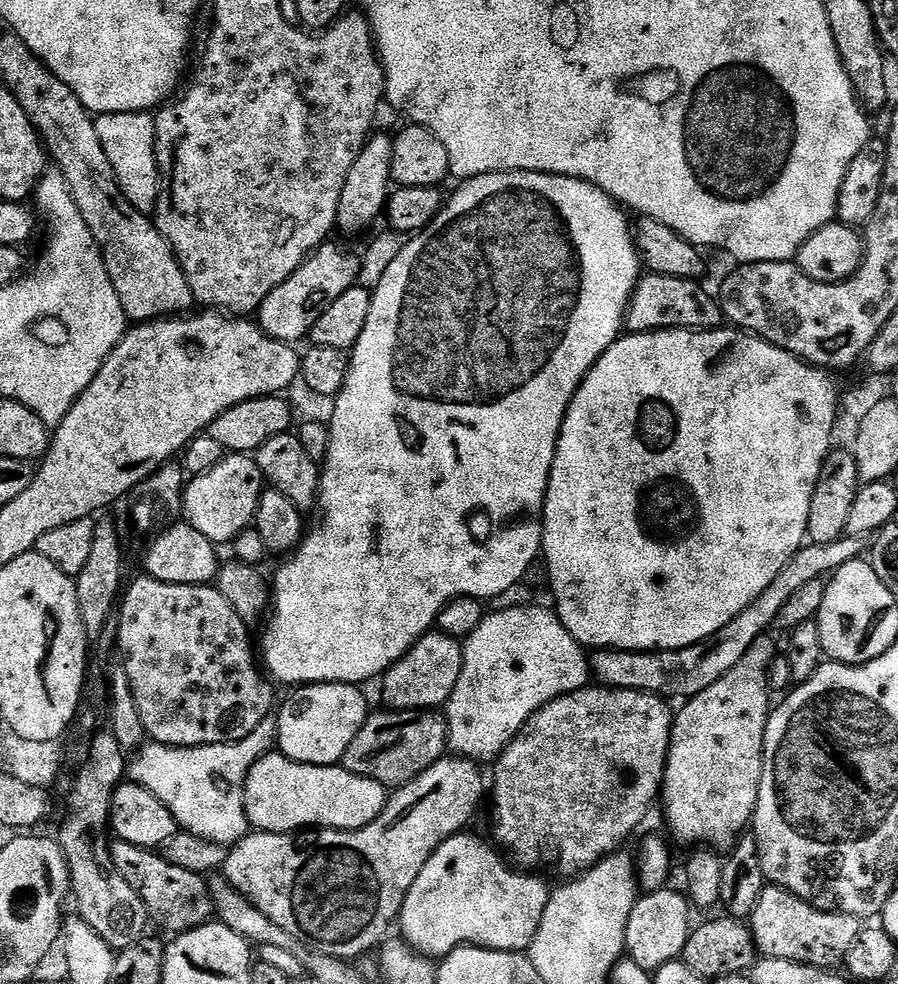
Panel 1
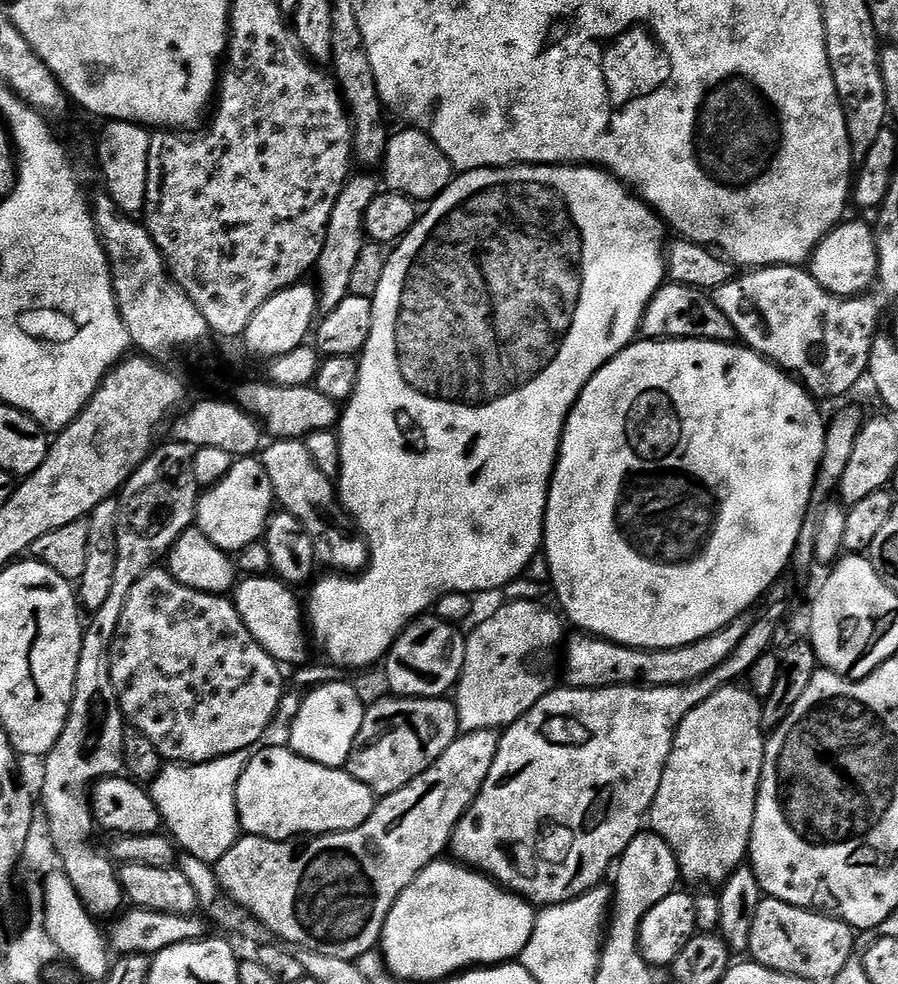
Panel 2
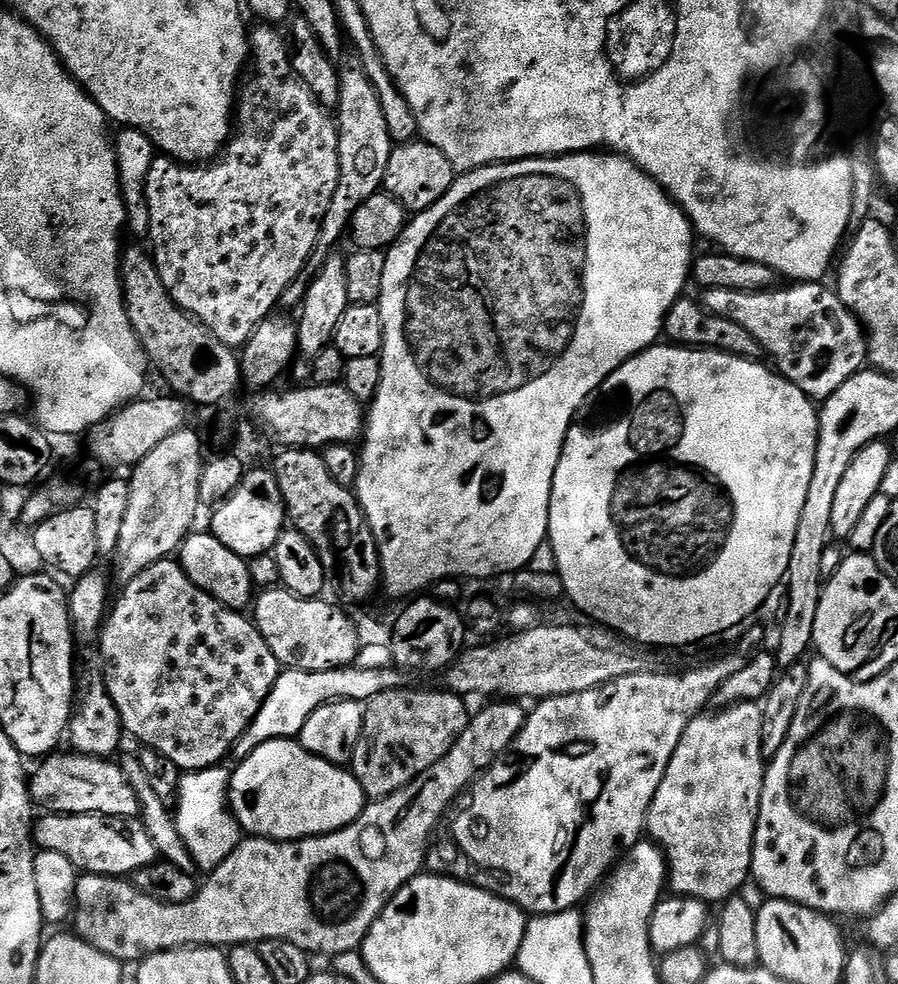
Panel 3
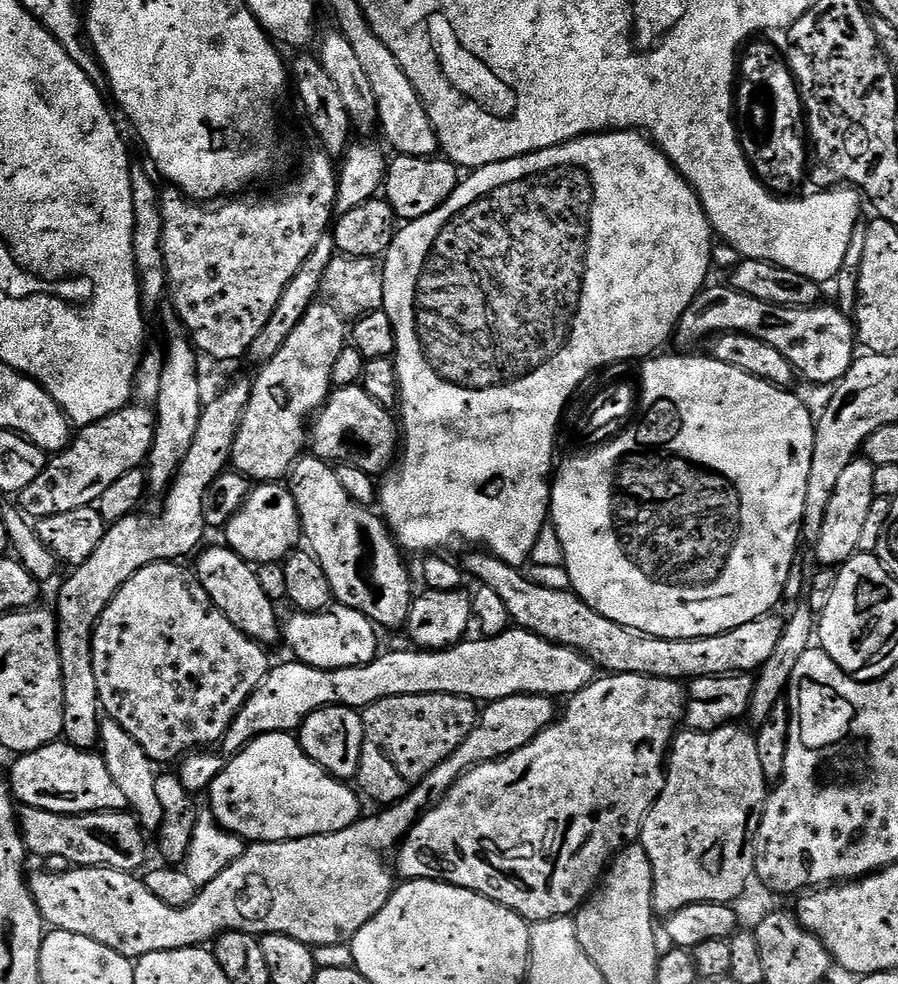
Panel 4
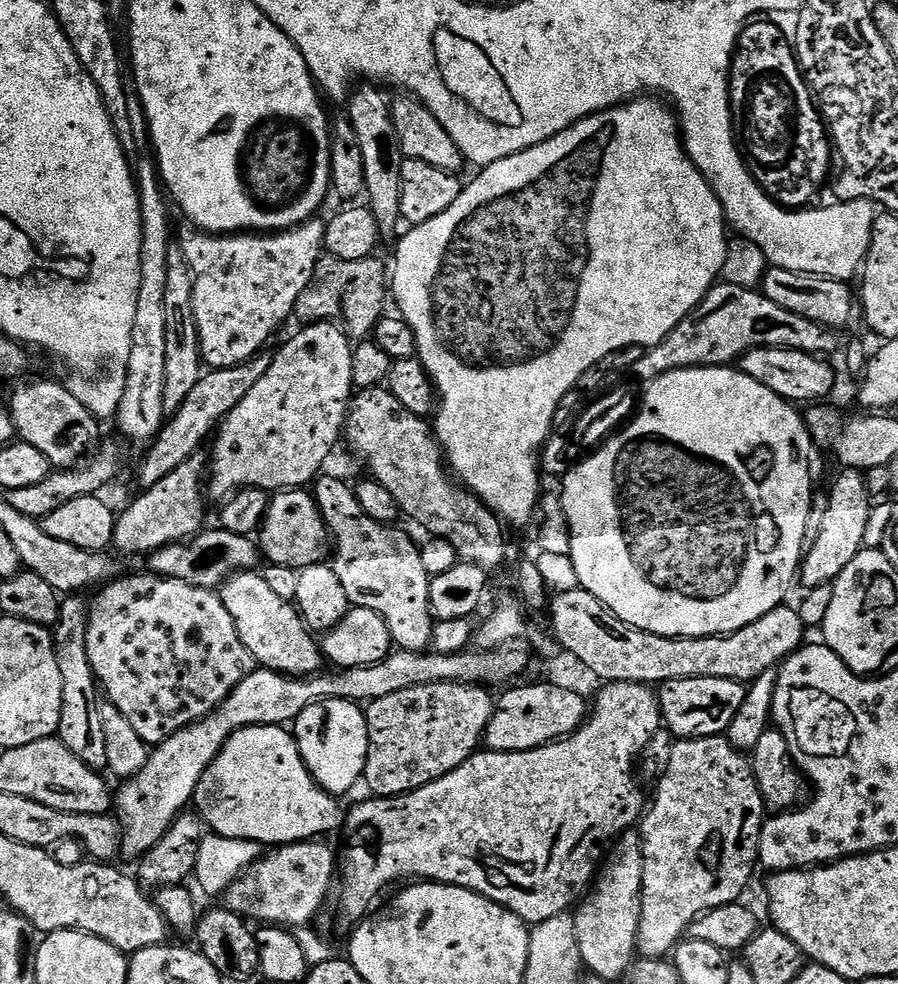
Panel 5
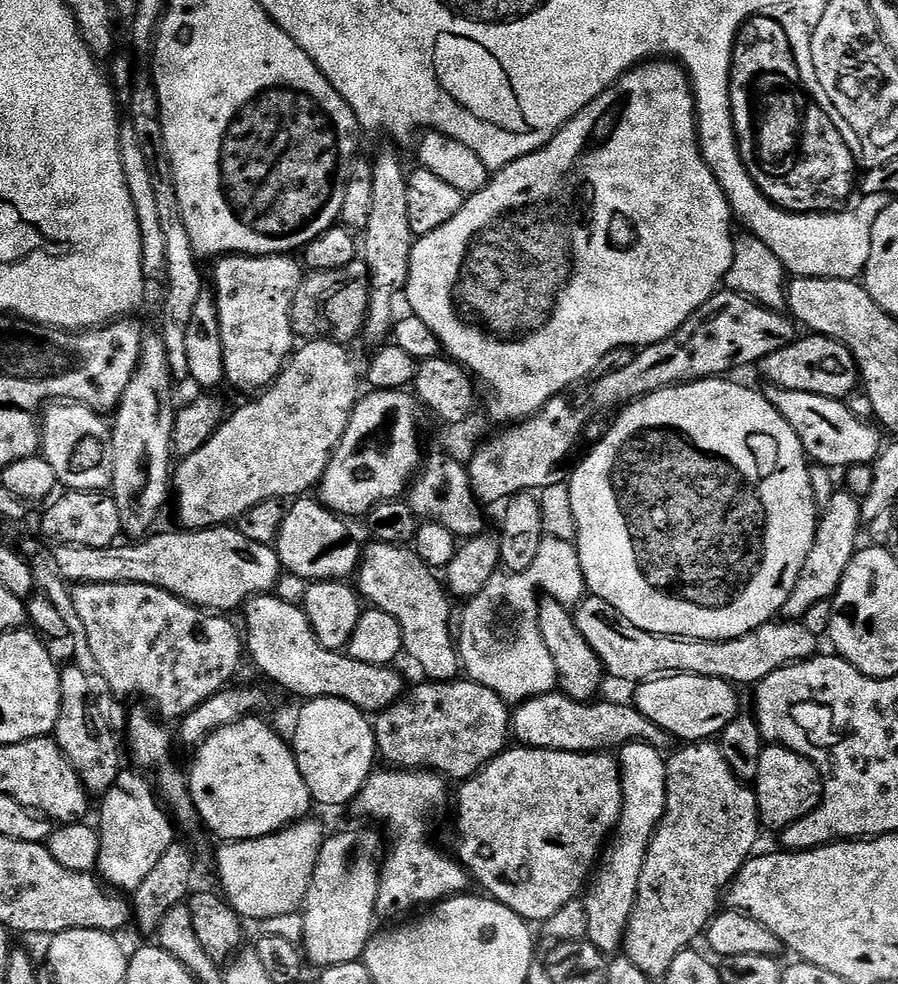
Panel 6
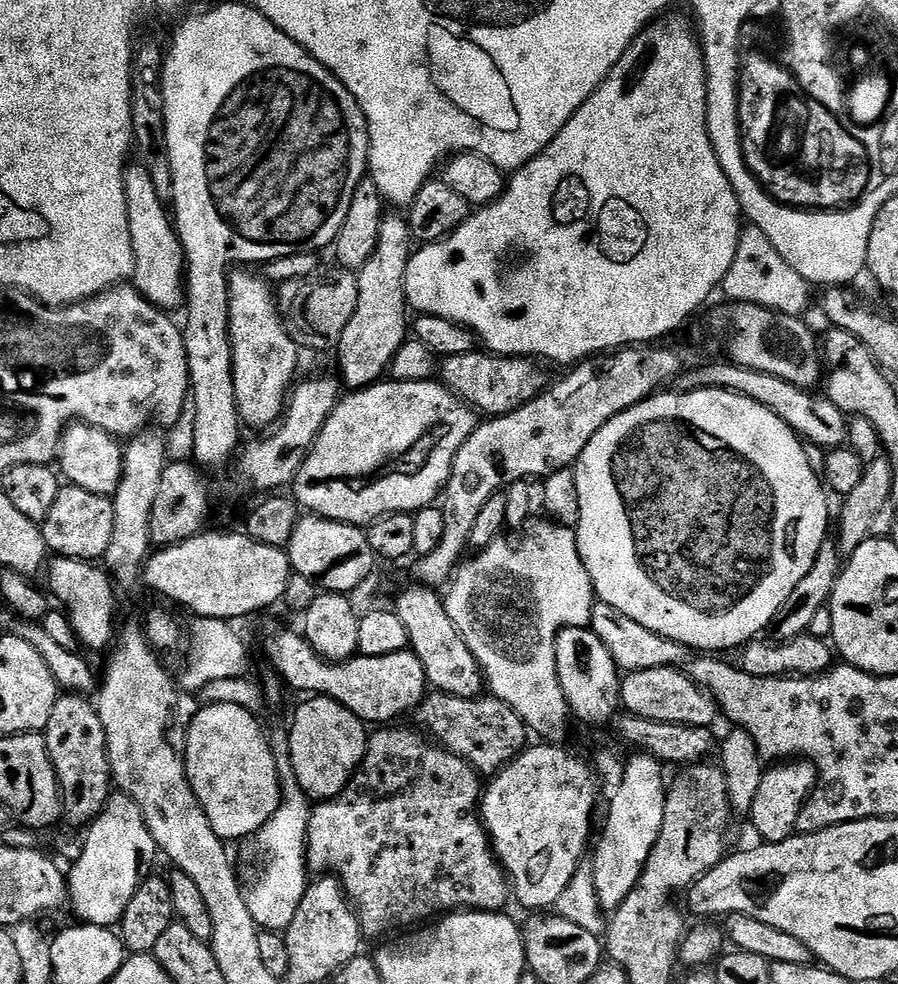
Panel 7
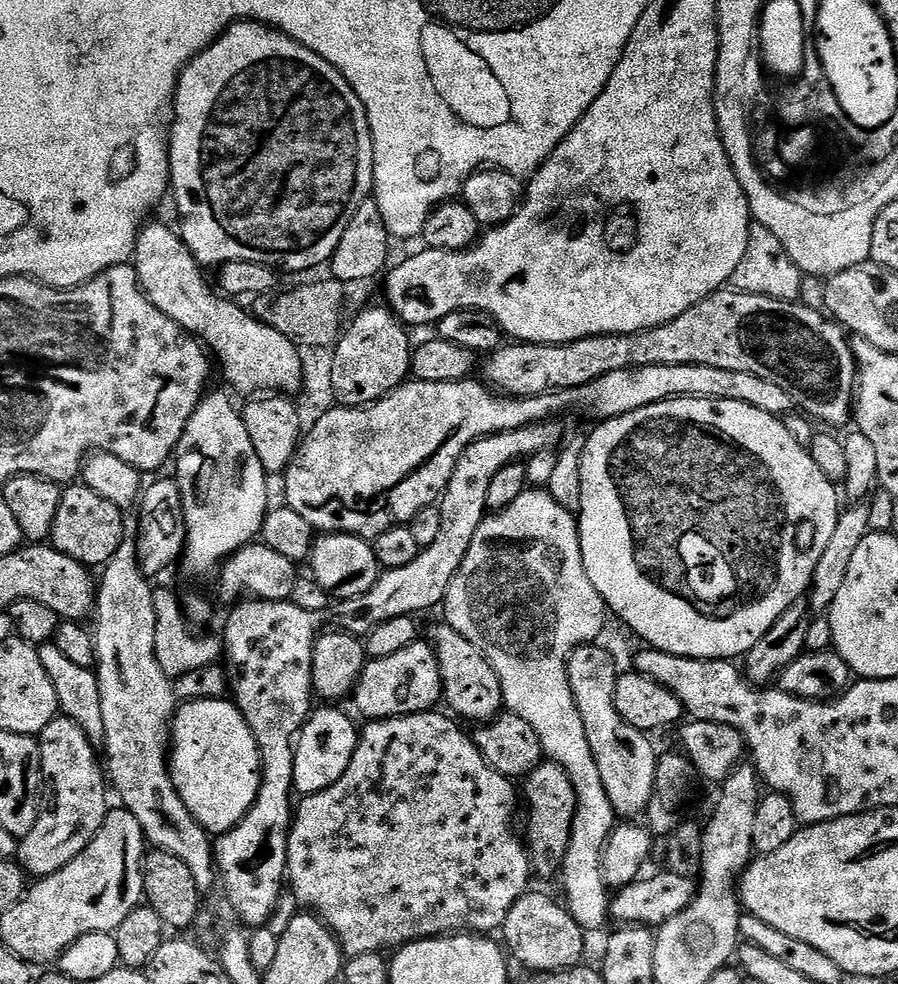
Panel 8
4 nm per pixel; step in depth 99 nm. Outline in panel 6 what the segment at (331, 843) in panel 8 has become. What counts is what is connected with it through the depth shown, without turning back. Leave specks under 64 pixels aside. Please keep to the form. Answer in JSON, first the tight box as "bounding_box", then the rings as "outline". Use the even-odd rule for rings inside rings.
{"bounding_box":[350,766,470,917],"outline":[[[380,766],[377,767],[373,772],[369,774],[366,778],[366,782],[362,786],[362,790],[358,795],[356,795],[356,799],[352,801],[350,808],[351,811],[354,810],[356,812],[361,812],[364,817],[369,821],[377,820],[378,823],[381,824],[382,827],[388,828],[388,857],[383,857],[382,863],[380,864],[380,885],[377,888],[376,894],[376,911],[379,913],[381,917],[384,916],[396,916],[399,912],[408,912],[411,908],[420,908],[423,904],[428,904],[427,906],[435,906],[440,903],[441,900],[447,900],[450,896],[462,896],[465,895],[469,891],[468,884],[470,885],[470,873],[467,868],[464,867],[463,864],[460,863],[459,859],[447,856],[446,853],[443,852],[440,848],[435,848],[434,845],[428,841],[428,835],[432,832],[432,827],[436,824],[436,819],[439,818],[440,815],[444,812],[444,807],[449,807],[450,804],[450,792],[448,796],[448,787],[450,787],[449,781],[445,779],[445,777],[441,776],[438,772],[430,772],[427,770],[413,770],[410,768],[393,768],[391,766]]]}

